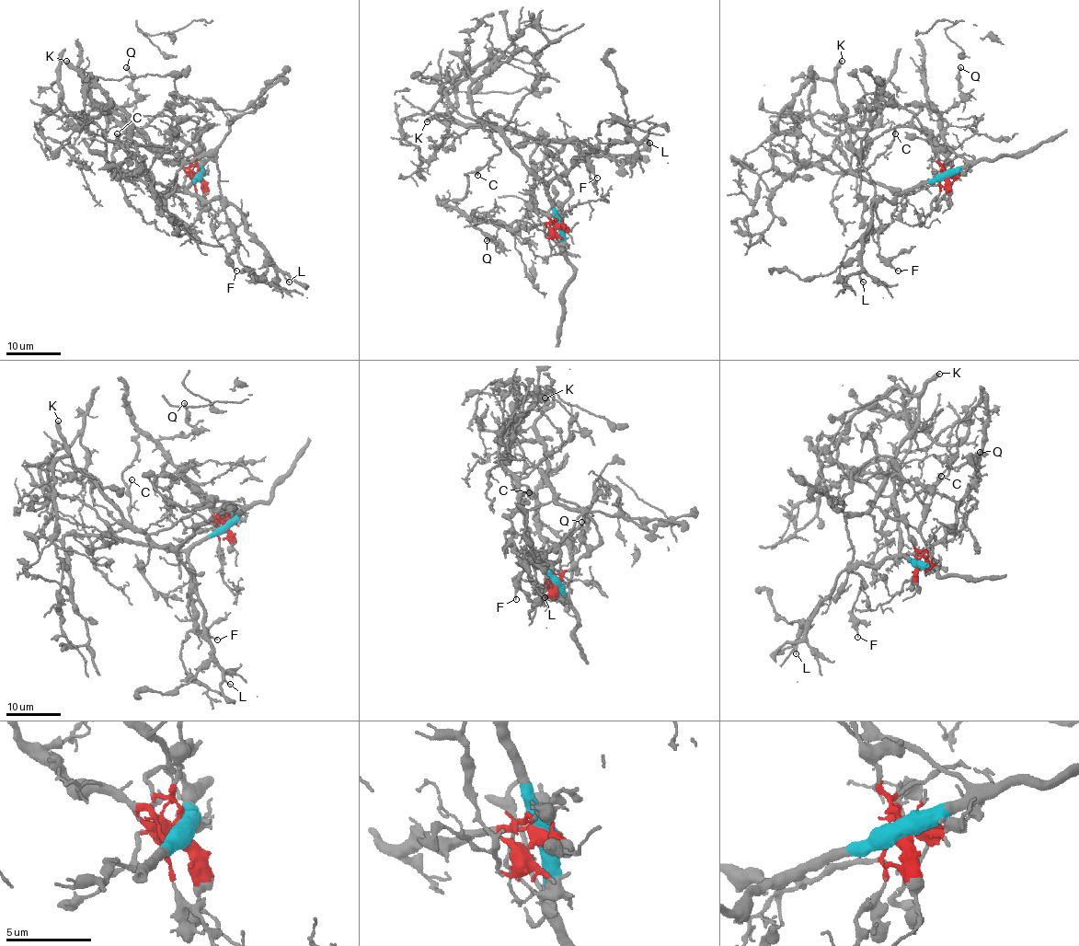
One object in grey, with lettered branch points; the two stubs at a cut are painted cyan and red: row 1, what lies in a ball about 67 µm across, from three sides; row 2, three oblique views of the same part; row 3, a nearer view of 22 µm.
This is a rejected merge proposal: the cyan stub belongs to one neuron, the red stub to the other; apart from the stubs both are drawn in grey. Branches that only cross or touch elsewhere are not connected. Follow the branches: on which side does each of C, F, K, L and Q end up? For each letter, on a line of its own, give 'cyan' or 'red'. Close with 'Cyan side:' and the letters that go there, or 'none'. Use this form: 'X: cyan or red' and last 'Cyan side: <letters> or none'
C: red
F: cyan
K: red
L: cyan
Q: red
Cyan side: F, L

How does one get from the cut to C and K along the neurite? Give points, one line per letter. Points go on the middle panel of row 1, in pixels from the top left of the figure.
C: (558, 224), (553, 222), (508, 228), (502, 223), (472, 220), (457, 202), (465, 194), (465, 173), (477, 175)
K: (558, 224), (569, 181), (552, 147), (505, 130), (463, 125), (449, 116), (432, 116), (427, 121)

